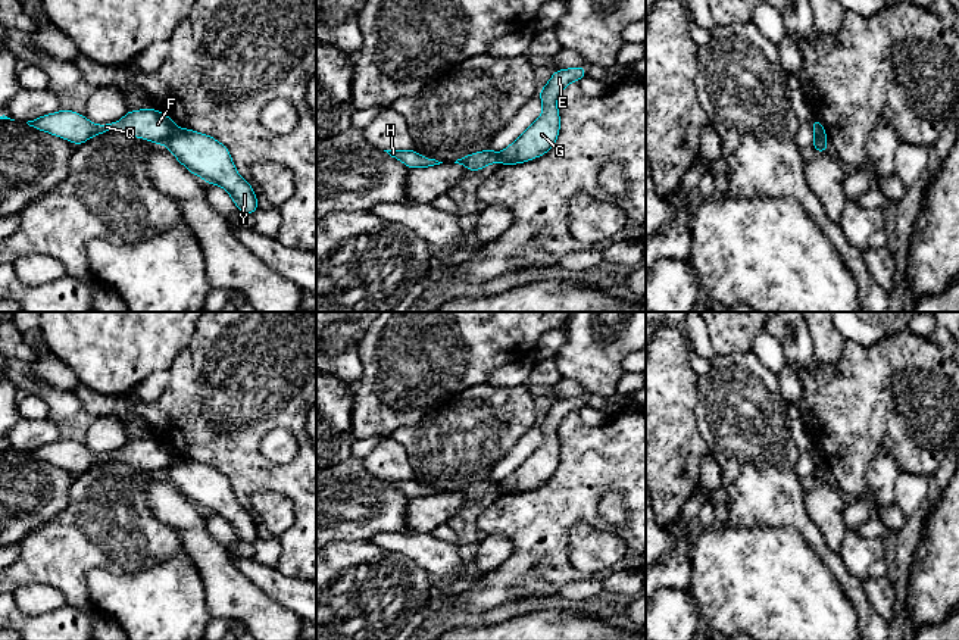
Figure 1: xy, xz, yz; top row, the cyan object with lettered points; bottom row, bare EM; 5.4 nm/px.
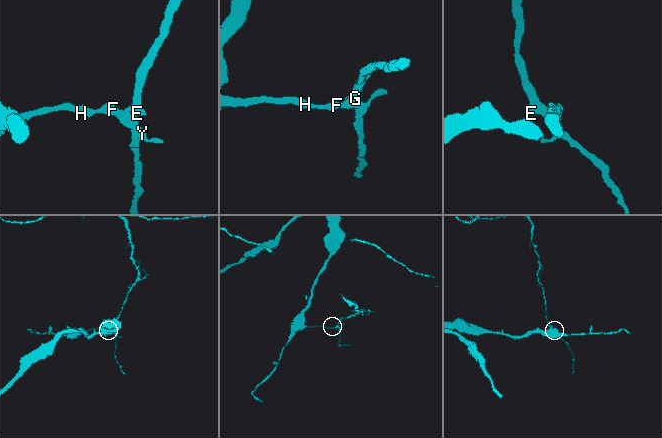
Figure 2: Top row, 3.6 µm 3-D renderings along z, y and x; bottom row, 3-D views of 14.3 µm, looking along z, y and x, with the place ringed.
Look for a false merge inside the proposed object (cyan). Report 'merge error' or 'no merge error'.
merge error

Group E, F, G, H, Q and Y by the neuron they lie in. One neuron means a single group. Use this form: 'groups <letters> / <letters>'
groups E G Y / F H Q

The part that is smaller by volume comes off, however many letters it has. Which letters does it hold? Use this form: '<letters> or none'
E, G, Y

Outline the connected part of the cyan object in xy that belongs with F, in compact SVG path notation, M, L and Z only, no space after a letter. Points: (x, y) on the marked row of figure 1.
M156 109L129 110L118 122L104 125L93 124L74 110L59 110L28 121L26 124L35 129L72 141L76 146L97 134L104 134L112 129L124 131L156 144L163 144L177 129L172 119Z

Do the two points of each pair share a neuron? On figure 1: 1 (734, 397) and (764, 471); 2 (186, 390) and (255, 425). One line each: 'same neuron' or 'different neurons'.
1: same neuron
2: same neuron

